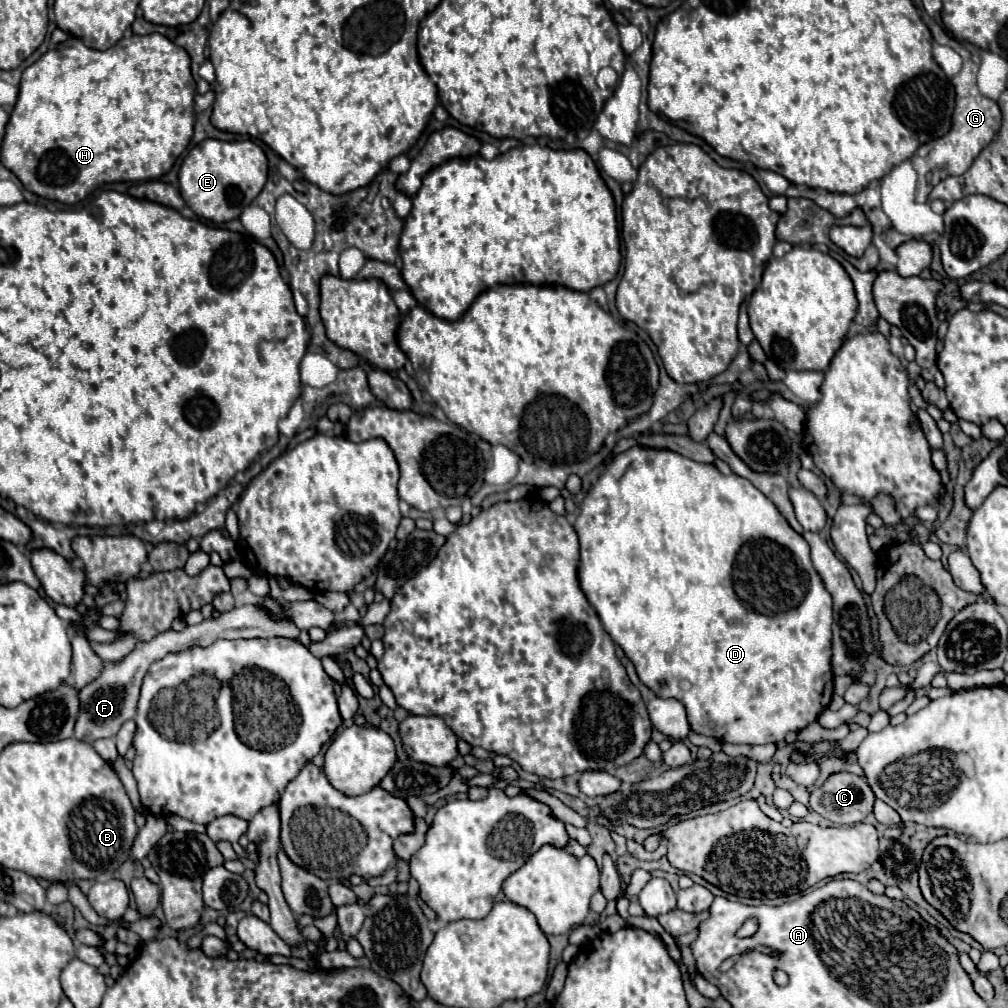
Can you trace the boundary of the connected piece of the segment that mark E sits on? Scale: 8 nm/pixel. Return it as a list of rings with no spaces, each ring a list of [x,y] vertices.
[[[204,139],[184,157],[178,173],[180,195],[186,205],[204,219],[224,223],[240,217],[240,211],[252,203],[262,191],[268,177],[268,161],[264,151],[252,141],[220,141]]]

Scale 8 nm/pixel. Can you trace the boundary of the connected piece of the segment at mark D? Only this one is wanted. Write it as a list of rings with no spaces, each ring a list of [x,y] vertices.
[[[636,445],[606,463],[598,483],[588,491],[580,505],[574,531],[580,539],[580,587],[586,593],[586,599],[598,611],[604,629],[634,663],[644,685],[648,685],[660,697],[674,697],[686,705],[690,727],[696,733],[714,737],[720,743],[776,743],[782,741],[786,733],[796,733],[808,723],[816,721],[822,709],[828,707],[834,679],[830,665],[832,597],[828,591],[824,591],[824,583],[820,583],[820,575],[816,575],[816,569],[812,567],[810,547],[804,537],[788,525],[776,505],[748,479],[738,475],[722,475],[714,465],[692,461],[670,449],[648,449]]]

